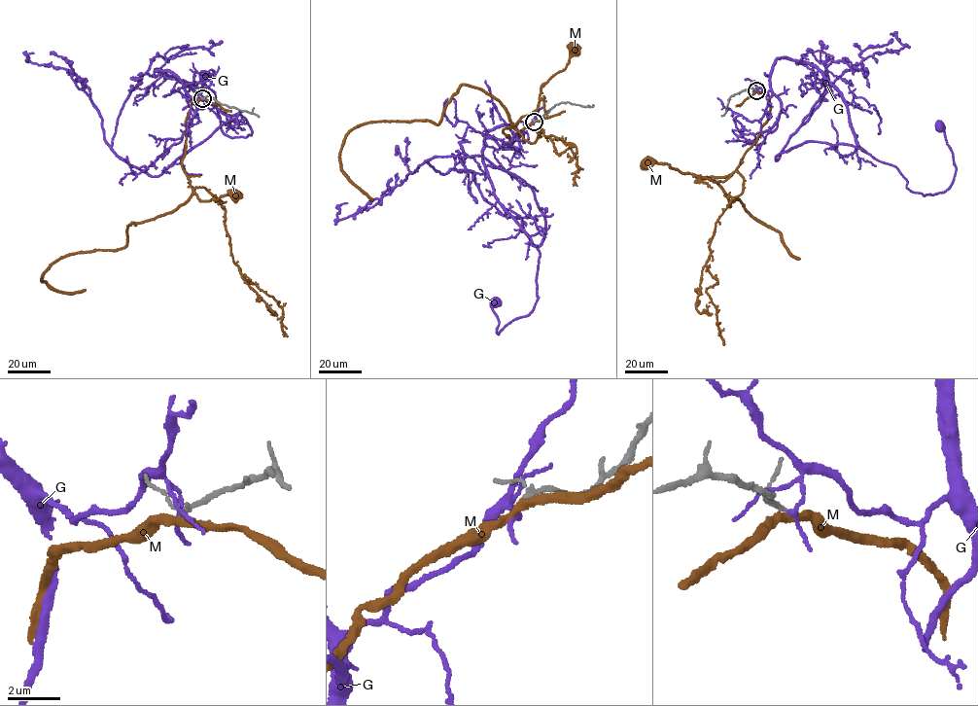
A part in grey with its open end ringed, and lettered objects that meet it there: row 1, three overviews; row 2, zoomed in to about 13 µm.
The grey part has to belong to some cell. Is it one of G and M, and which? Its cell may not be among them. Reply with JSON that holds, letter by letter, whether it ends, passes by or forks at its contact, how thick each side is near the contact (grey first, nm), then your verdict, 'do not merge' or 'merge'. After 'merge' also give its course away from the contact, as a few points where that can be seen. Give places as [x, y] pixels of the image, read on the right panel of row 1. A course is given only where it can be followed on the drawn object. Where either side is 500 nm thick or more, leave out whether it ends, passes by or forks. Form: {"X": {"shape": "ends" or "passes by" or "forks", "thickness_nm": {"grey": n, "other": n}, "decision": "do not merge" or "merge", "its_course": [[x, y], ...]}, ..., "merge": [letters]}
{"G": {"shape": "passes by", "thickness_nm": {"grey": 140, "other": 130}, "decision": "do not merge"}, "M": {"shape": "passes by", "thickness_nm": {"grey": 150, "other": 280}, "decision": "do not merge"}, "merge": []}

